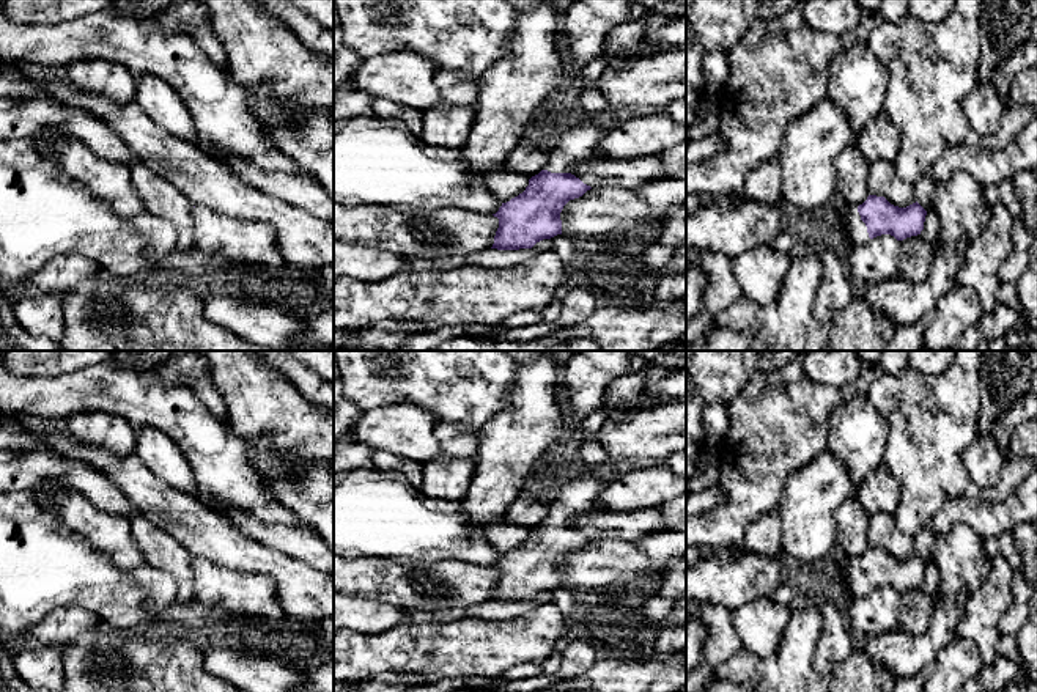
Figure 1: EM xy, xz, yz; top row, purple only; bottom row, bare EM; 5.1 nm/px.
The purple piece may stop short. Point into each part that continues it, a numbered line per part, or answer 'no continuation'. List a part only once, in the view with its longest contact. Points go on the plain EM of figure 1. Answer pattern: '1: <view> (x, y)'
1: yz (853, 582)

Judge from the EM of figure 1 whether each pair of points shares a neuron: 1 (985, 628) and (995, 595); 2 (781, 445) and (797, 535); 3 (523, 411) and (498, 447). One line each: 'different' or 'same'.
1: same
2: different
3: same

